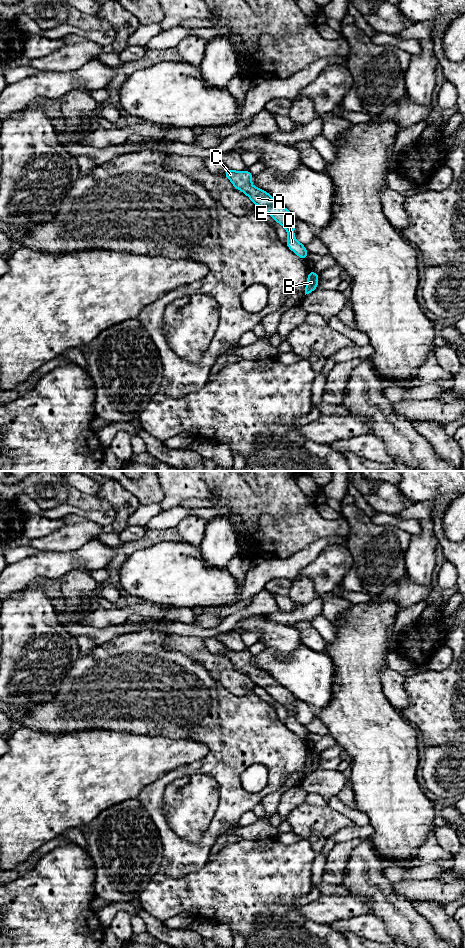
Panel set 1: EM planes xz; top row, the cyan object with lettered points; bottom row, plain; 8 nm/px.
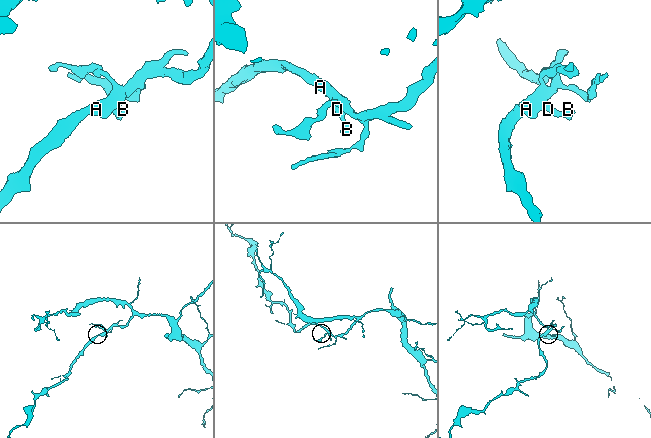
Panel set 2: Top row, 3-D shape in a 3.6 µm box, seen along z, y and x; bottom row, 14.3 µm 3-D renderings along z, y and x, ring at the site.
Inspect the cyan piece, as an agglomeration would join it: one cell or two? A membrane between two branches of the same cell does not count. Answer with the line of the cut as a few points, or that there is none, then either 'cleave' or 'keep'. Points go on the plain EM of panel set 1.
cut none; keep

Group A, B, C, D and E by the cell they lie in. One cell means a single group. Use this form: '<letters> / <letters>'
A B C D E

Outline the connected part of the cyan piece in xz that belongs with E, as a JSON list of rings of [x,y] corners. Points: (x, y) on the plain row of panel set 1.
[[[227,649],[223,655],[232,662],[237,670],[241,670],[256,686],[262,687],[277,703],[287,710],[286,725],[302,740],[306,740],[308,731],[294,716],[294,704],[297,699],[293,694],[266,671],[251,665],[253,655],[248,650],[234,651]]]

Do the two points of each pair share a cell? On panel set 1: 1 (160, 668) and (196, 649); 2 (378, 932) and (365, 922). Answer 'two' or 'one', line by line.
1: two
2: one

